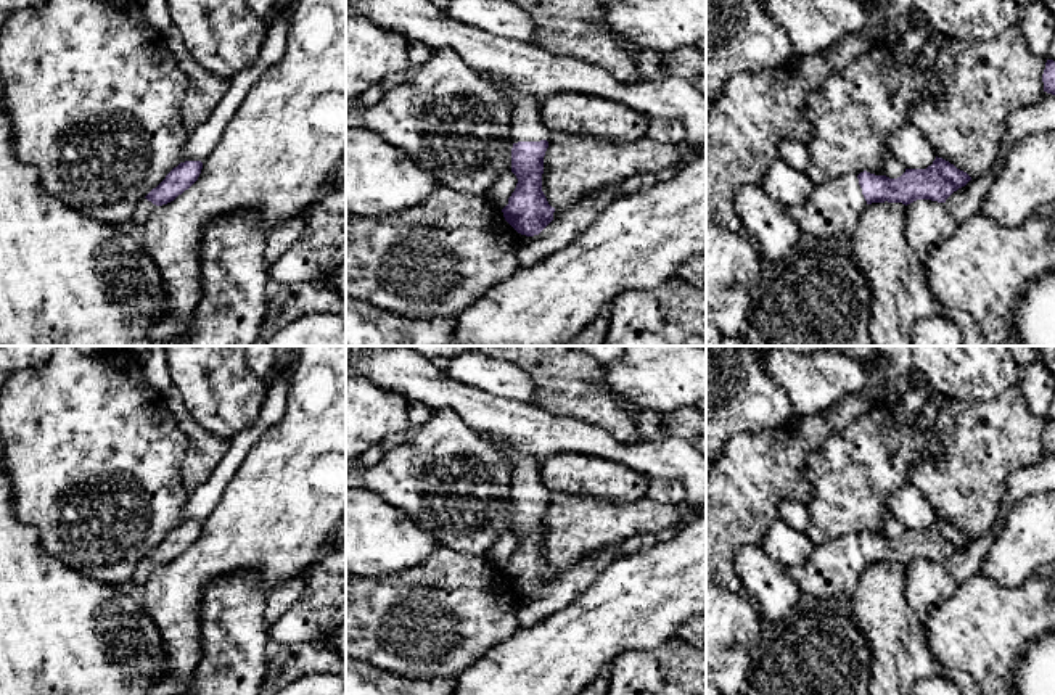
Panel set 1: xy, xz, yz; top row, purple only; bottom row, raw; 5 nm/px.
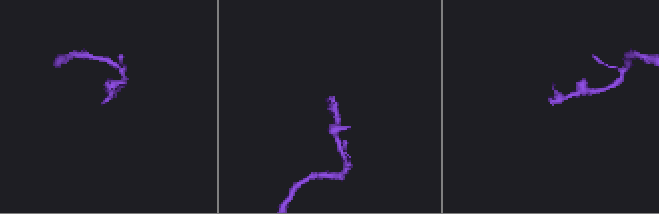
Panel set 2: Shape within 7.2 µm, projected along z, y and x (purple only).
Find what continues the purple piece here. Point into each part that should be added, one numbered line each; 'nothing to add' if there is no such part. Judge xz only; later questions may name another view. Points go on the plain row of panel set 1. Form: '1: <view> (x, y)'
1: xz (526, 486)

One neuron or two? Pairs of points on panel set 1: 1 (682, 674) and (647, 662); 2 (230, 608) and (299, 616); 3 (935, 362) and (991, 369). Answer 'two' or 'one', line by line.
1: one
2: two
3: one

